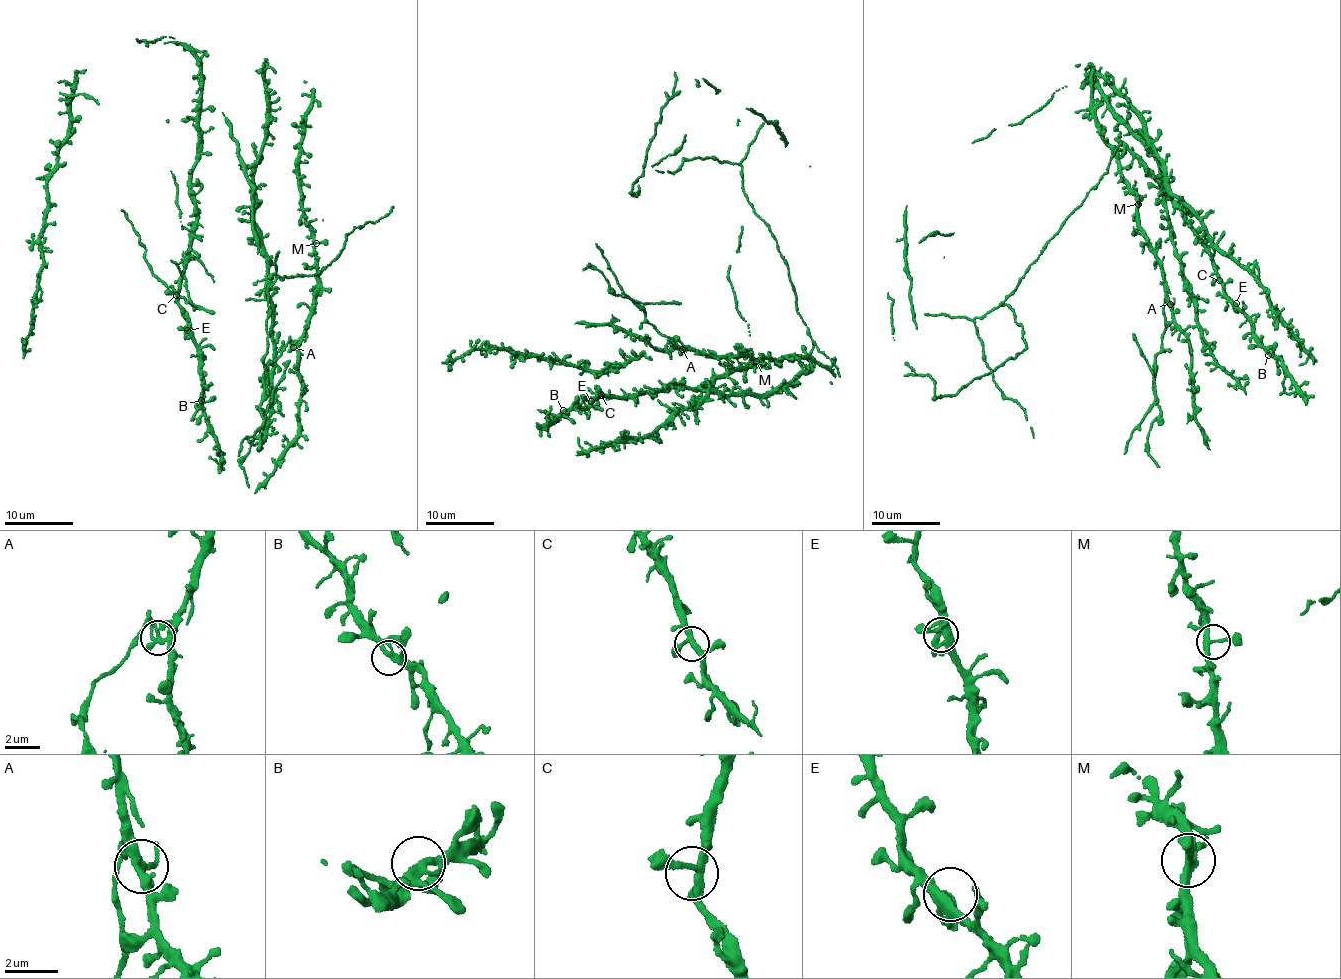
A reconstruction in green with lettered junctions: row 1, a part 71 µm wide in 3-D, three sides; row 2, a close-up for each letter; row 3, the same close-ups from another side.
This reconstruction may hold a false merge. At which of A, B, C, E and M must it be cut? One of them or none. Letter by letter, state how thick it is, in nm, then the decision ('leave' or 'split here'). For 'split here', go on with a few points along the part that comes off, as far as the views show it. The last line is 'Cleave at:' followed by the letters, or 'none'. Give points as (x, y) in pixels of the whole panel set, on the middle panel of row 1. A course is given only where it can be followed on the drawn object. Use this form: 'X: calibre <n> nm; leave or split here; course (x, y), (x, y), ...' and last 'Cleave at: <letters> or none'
A: calibre 240 nm; split here; course (682, 348), (681, 343), (647, 321), (628, 296), (610, 291), (602, 274), (587, 264), (582, 271)
B: calibre 260 nm; leave
C: calibre 280 nm; leave
E: calibre 280 nm; leave
M: calibre 240 nm; leave
Cleave at: A

